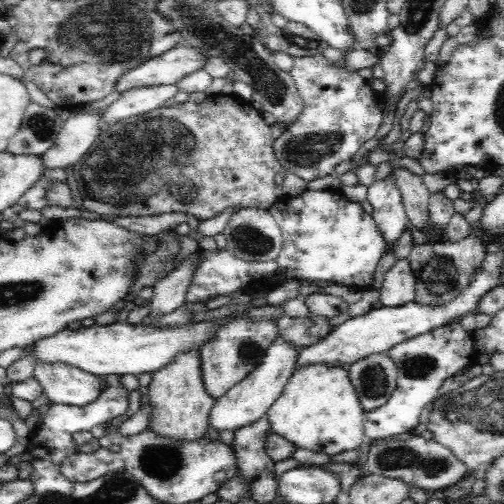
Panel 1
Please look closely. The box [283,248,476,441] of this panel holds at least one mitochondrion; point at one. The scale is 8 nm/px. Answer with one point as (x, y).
(438, 275)

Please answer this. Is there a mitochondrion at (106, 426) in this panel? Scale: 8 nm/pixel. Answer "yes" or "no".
no

